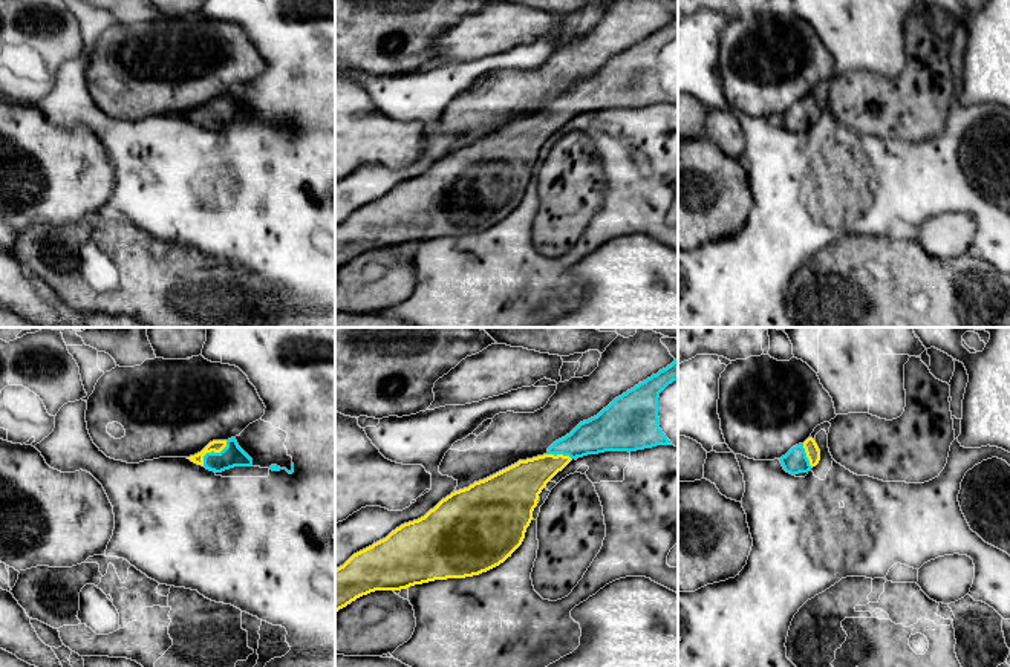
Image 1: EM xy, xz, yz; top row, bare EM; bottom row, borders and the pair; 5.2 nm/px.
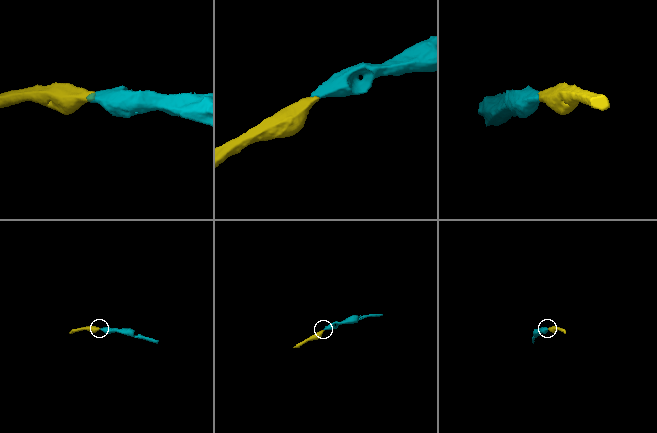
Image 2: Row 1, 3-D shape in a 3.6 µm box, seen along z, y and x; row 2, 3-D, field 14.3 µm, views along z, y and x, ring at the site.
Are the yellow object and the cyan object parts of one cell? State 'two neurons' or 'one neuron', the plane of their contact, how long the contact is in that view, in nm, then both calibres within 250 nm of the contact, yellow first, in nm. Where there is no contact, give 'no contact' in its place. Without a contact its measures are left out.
one neuron | xy | 190 nm | 60/120 nm

